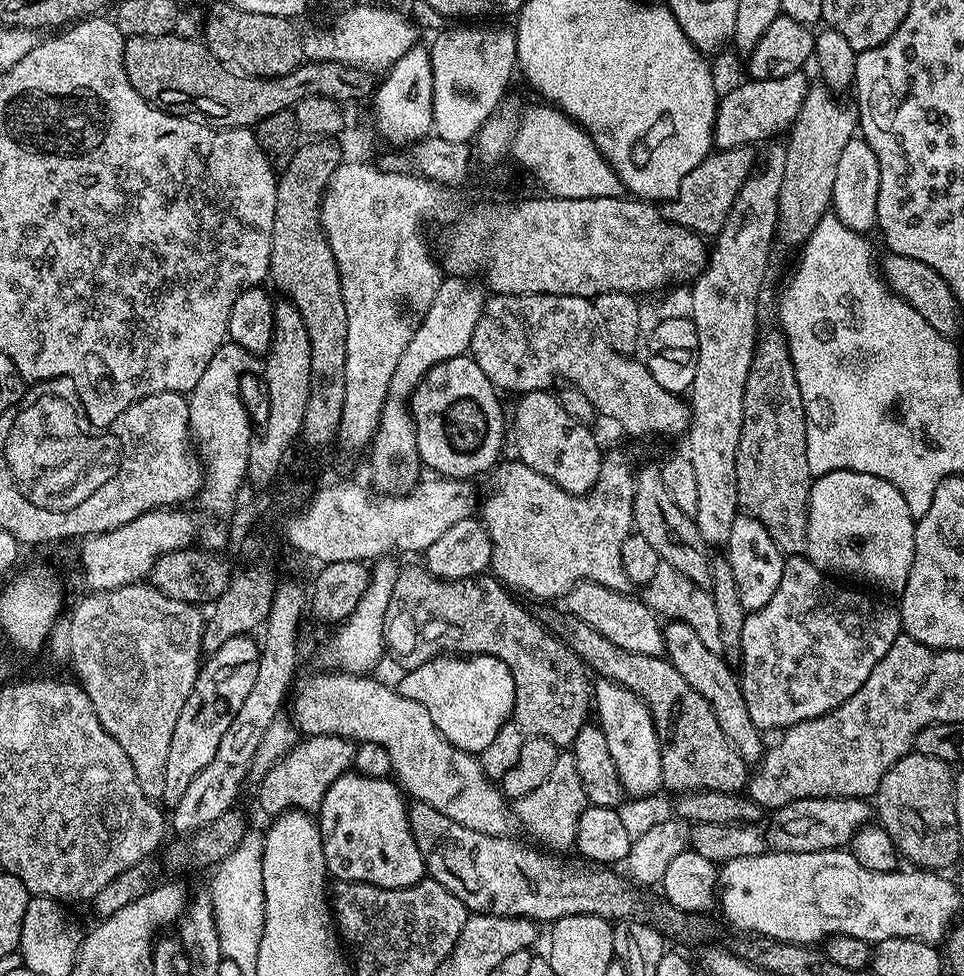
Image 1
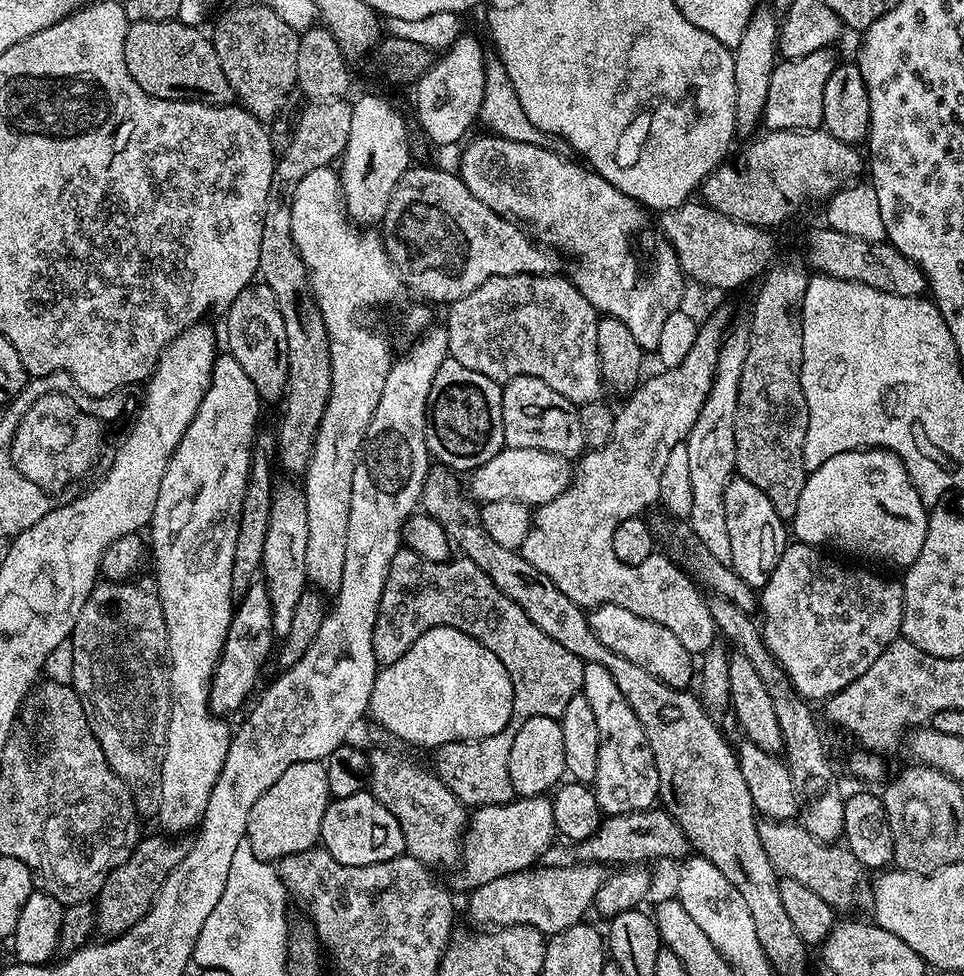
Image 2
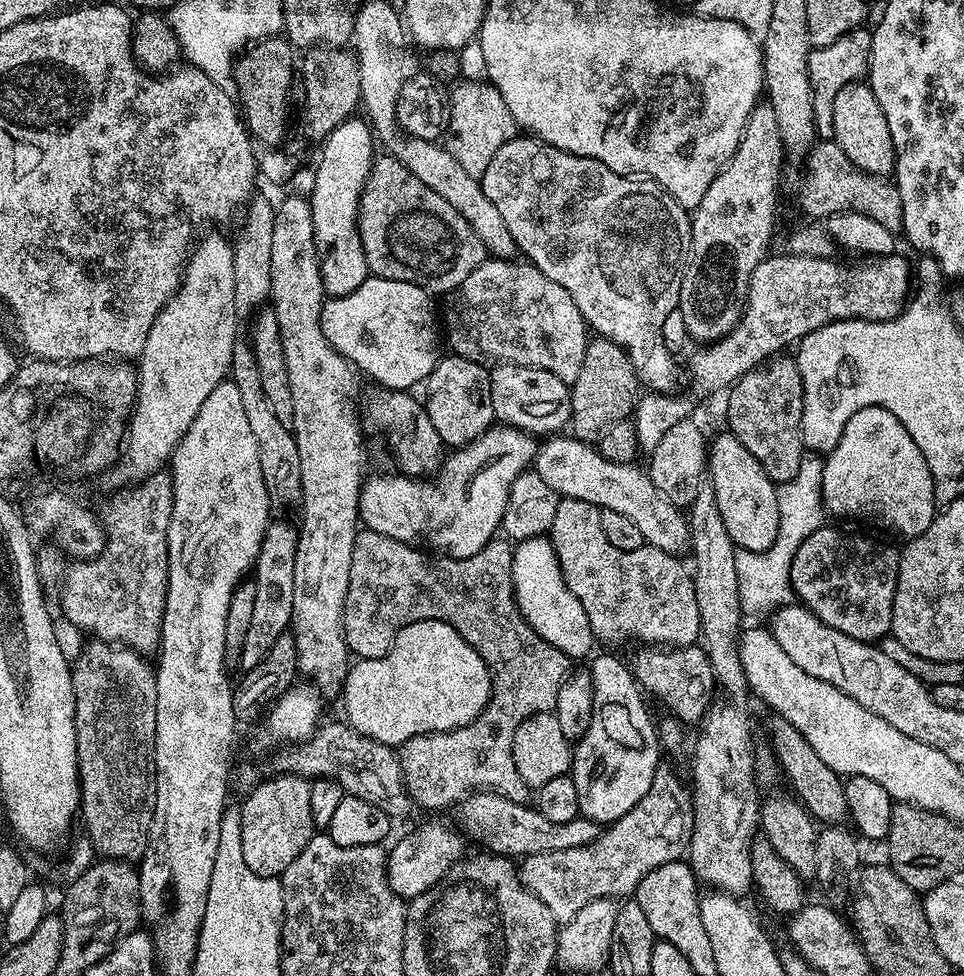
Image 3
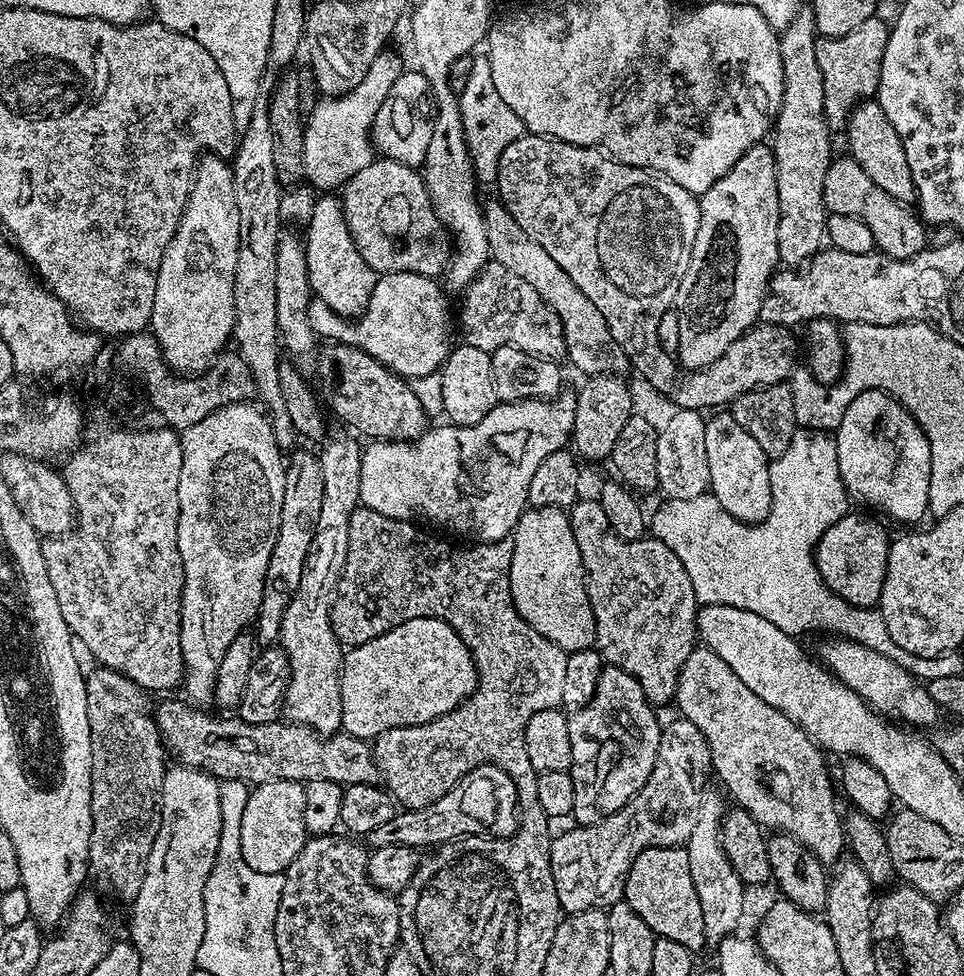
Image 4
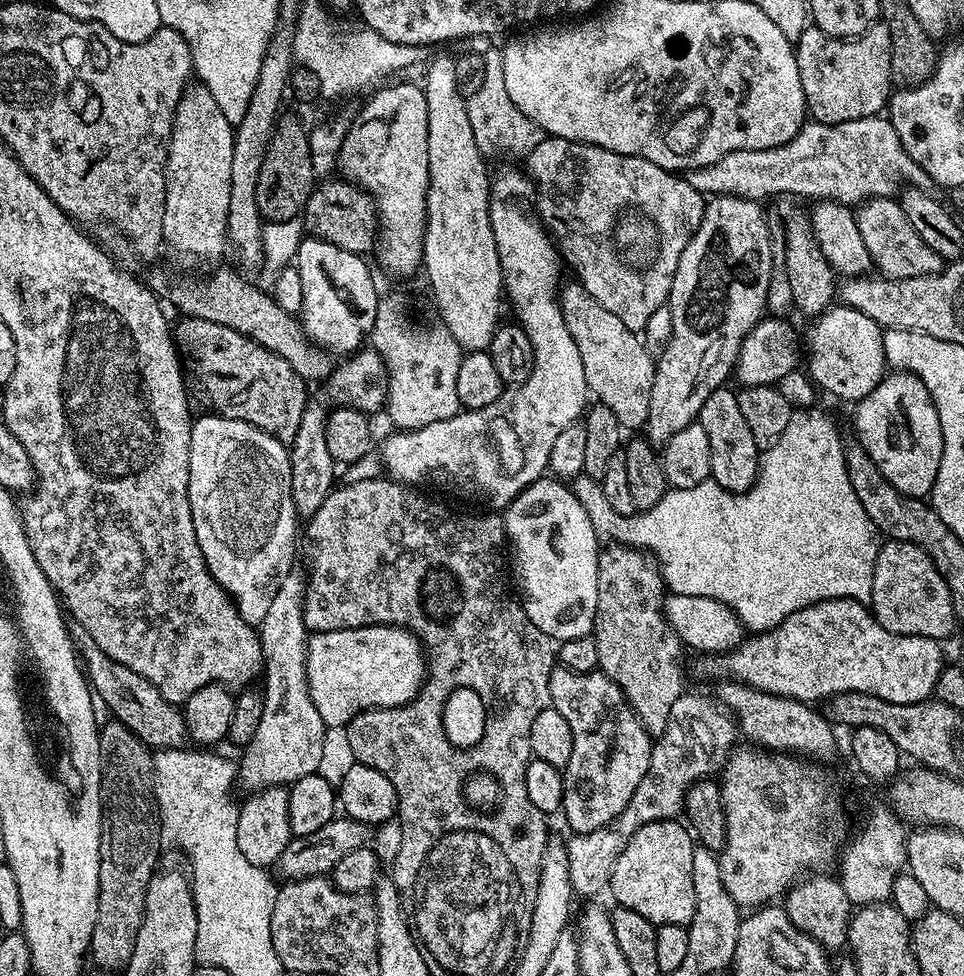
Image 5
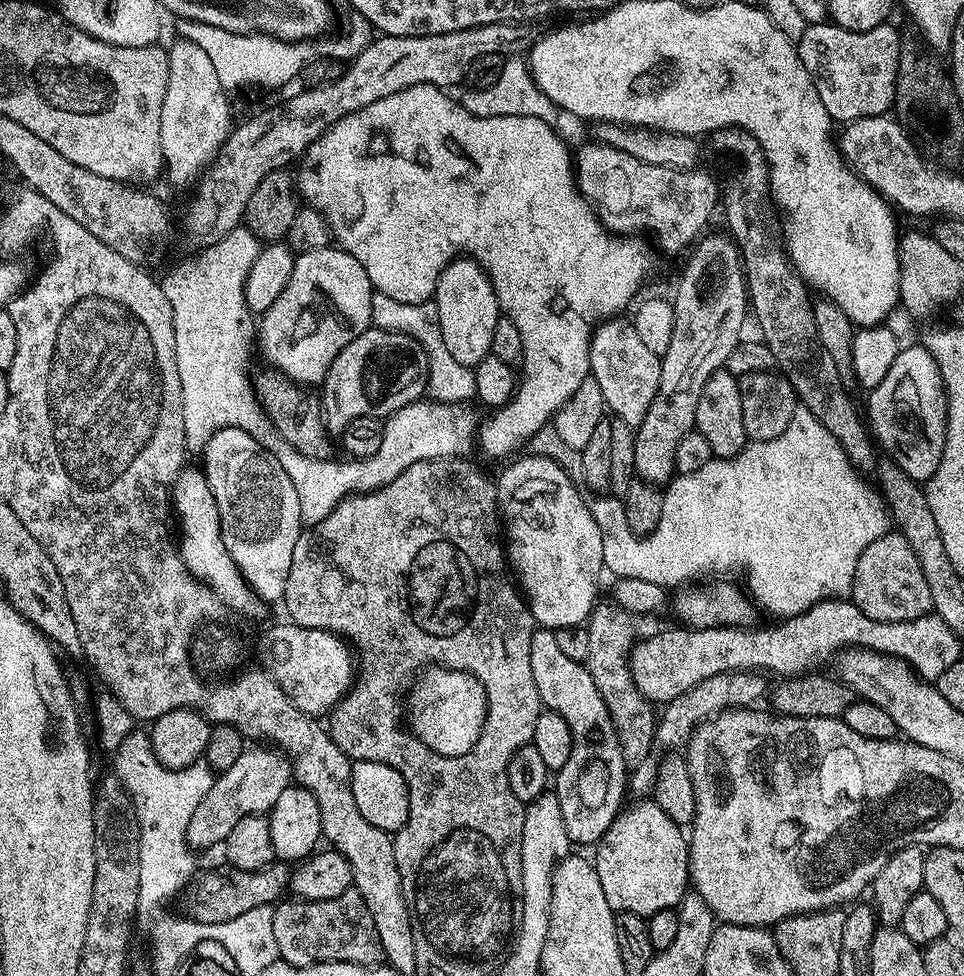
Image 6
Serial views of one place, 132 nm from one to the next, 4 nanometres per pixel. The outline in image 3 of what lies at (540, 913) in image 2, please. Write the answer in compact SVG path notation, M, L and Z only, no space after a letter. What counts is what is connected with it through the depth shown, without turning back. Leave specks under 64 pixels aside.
M662 762L656 767L654 782L650 782L650 790L646 790L642 802L605 827L597 840L586 846L574 846L574 850L527 857L518 875L521 884L546 902L550 914L565 925L586 906L586 902L631 897L650 870L679 860L687 853L693 830L692 789L685 777L683 780L668 762Z

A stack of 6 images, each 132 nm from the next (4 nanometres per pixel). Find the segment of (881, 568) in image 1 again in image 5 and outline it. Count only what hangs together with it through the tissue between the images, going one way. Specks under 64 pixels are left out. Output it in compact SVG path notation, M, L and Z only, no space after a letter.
M896 370L884 377L876 389L855 405L856 432L864 452L876 463L875 471L884 476L903 496L924 498L932 491L928 480L938 478L938 466L942 462L942 426L936 403L915 372Z

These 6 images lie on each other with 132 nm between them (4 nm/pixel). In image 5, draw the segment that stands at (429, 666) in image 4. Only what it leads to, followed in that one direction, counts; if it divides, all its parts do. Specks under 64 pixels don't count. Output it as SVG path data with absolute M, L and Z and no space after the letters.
M372 624L368 628L311 633L304 670L314 710L329 729L343 729L359 712L410 703L424 680L426 666L422 645L411 632Z

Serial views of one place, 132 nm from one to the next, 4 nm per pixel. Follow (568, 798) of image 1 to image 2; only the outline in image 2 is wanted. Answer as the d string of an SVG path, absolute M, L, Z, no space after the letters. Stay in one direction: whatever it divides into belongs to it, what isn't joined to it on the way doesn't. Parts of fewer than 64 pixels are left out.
M547 795L525 796L514 798L509 804L482 804L473 807L470 812L470 840L472 845L467 845L462 856L462 869L464 873L457 878L456 884L465 890L471 890L494 882L494 878L505 876L511 872L523 872L531 869L533 865L548 852L552 839L557 839L558 833L554 824L554 806Z

